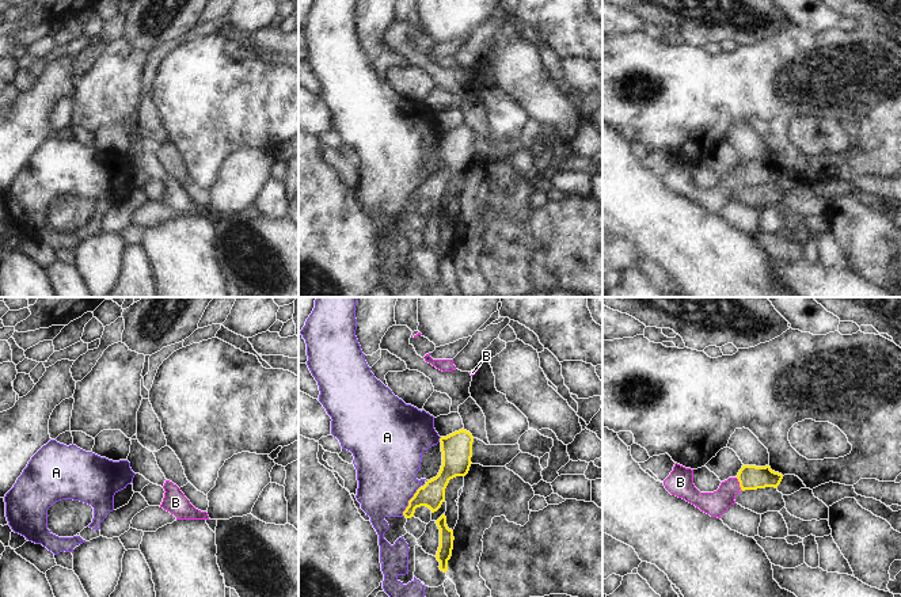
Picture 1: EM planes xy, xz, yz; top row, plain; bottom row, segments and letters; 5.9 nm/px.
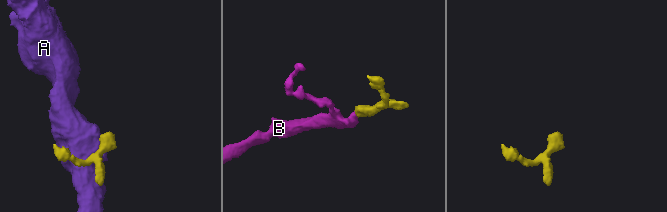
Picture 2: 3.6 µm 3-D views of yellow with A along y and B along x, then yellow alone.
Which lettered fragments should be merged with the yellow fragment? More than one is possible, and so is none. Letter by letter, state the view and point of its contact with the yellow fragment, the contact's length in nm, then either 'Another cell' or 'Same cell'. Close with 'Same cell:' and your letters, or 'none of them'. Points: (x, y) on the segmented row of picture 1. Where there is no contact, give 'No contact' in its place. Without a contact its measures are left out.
A: Touches yellow at xz (409, 501). Shared border 200 nm. Another cell
B: Touches yellow at yz (740, 485). Shared border 90 nm. Same cell
Same cell: B.

